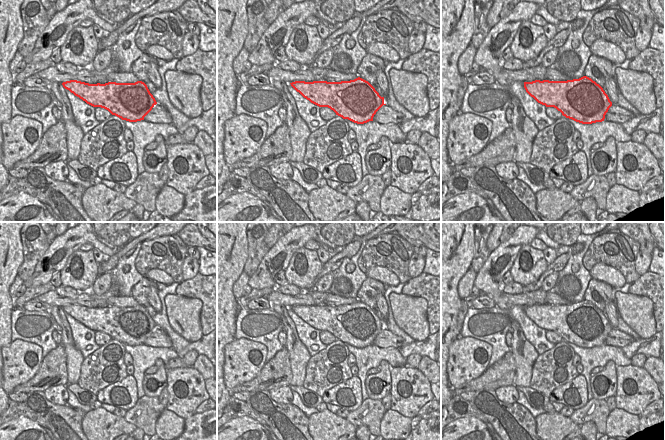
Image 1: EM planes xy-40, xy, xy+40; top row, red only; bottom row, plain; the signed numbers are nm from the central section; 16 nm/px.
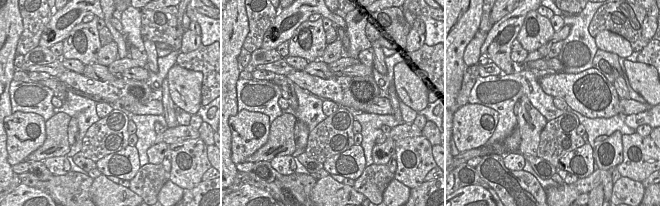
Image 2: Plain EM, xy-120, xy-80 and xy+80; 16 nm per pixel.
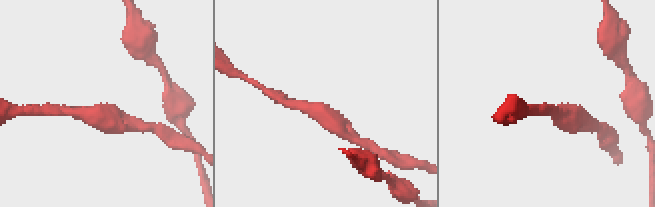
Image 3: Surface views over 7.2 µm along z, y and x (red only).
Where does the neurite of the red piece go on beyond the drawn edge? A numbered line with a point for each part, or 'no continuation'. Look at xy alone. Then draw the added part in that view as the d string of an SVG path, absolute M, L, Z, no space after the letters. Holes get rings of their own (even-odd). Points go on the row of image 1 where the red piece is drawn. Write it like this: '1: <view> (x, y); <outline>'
no continuation

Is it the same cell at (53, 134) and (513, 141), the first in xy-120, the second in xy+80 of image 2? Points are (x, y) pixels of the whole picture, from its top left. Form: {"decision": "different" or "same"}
{"decision": "same"}

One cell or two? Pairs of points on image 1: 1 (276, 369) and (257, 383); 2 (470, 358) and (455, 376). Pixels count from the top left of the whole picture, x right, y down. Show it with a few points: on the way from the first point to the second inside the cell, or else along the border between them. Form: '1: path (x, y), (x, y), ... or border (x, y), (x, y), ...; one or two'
1: path (271, 374), (262, 381); one
2: path (466, 362), (459, 372); one

